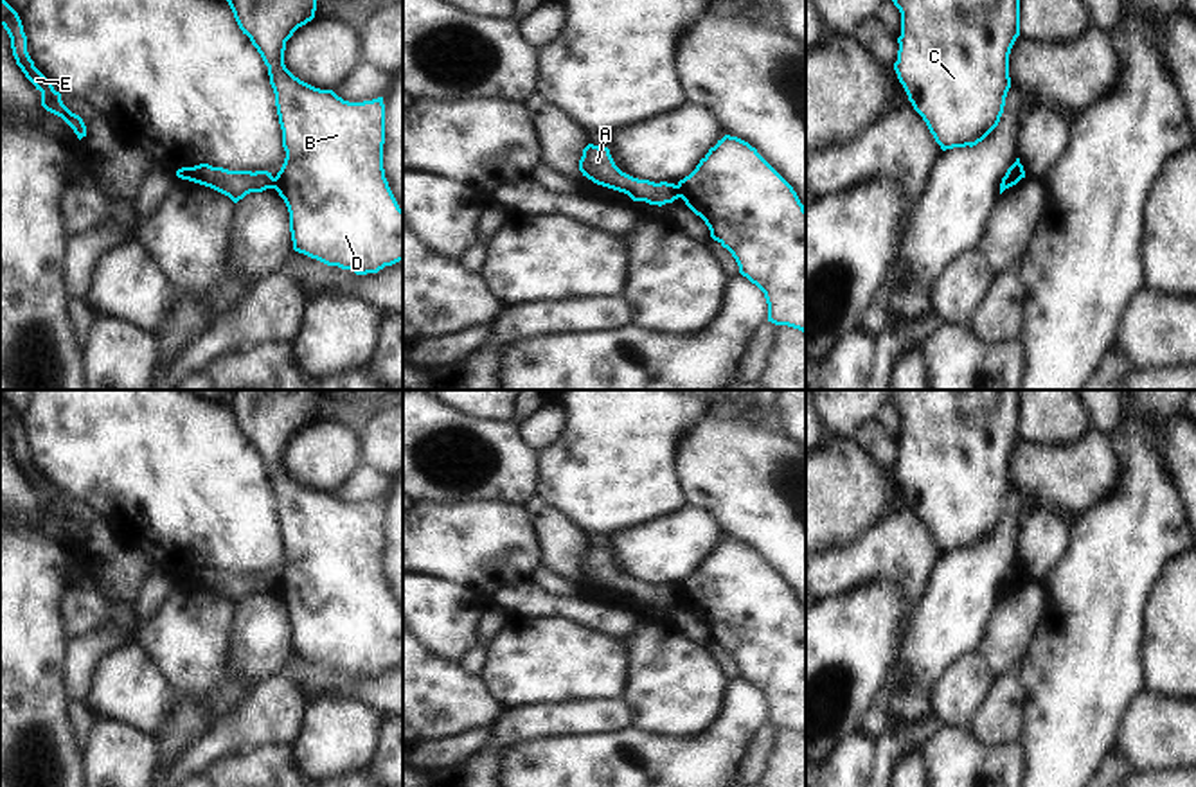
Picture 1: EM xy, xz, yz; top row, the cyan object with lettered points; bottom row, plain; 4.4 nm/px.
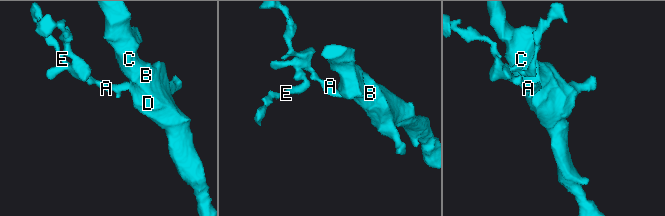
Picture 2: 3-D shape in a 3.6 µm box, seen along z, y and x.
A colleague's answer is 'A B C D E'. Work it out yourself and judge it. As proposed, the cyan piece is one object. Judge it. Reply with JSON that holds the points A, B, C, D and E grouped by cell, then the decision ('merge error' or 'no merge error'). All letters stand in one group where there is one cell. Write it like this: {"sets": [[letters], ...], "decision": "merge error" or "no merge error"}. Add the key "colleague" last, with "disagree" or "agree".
{"sets": [["A", "E"], ["B", "C", "D"]], "decision": "merge error", "colleague": "disagree"}

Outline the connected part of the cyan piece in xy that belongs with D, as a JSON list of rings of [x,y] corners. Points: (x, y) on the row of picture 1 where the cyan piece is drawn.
[[[227,0],[234,18],[268,66],[282,129],[284,164],[273,189],[290,212],[293,250],[356,275],[378,273],[403,261],[403,210],[383,169],[383,97],[349,102],[315,88],[284,65],[286,41],[311,22],[317,0]]]

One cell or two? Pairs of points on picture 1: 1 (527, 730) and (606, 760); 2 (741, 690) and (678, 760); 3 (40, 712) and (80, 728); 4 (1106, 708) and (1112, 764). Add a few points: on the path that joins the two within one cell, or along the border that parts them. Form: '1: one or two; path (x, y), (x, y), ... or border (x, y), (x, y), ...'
1: two; border (587, 733), (542, 735), (504, 748)
2: one; path (741, 712), (700, 755)
3: two; border (71, 698), (67, 717), (80, 746)
4: two; border (1115, 746), (1099, 768)

